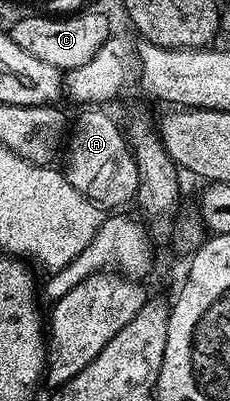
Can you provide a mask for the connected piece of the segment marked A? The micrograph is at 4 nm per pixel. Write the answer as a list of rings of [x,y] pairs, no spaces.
[[[87,108],[80,112],[83,113],[72,121],[67,136],[64,175],[92,205],[105,210],[120,209],[117,207],[136,199],[138,190],[138,170],[128,139],[104,109]]]

